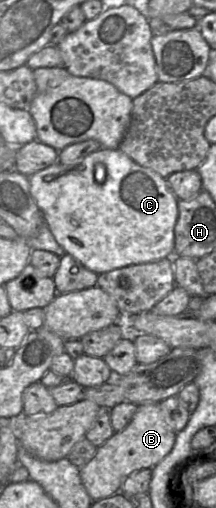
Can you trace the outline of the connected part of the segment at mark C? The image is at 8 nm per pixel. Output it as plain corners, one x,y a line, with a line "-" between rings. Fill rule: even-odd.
100,148
84,157
80,162
65,165
56,162
53,165
28,177
29,188
33,199
42,213
45,224
65,252
78,260
85,268
102,274
114,269
156,262
163,258
174,257
174,227
178,219
178,199
171,191
166,178
150,168
141,166
123,153
120,149

